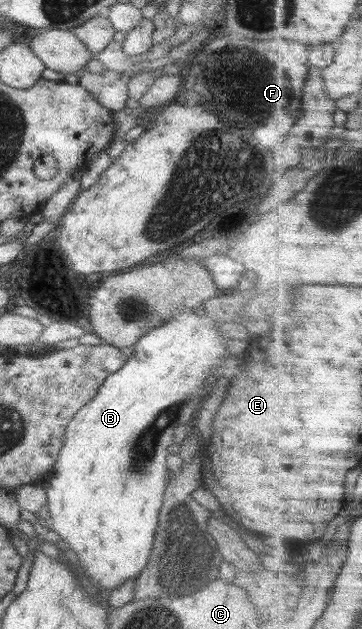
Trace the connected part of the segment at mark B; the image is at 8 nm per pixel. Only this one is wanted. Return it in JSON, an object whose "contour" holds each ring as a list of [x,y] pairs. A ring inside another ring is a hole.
{"contour":[[[201,309],[182,311],[164,325],[140,336],[126,364],[110,375],[98,394],[67,425],[64,444],[48,477],[47,497],[50,528],[80,561],[82,573],[106,591],[114,591],[126,579],[136,579],[149,561],[154,533],[159,526],[162,494],[166,490],[168,446],[172,445],[177,425],[186,424],[208,398],[216,367],[227,357],[230,338],[222,335],[212,317]]]}

